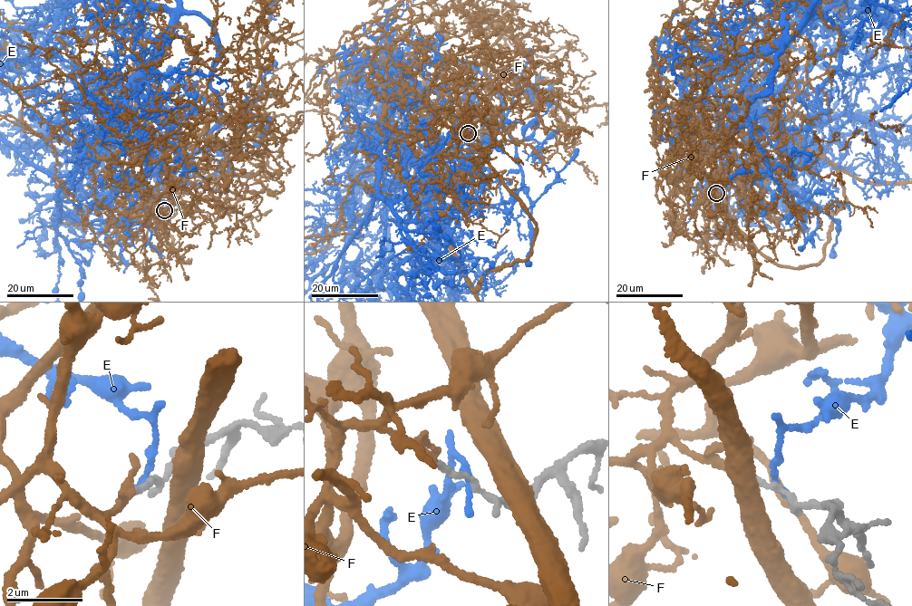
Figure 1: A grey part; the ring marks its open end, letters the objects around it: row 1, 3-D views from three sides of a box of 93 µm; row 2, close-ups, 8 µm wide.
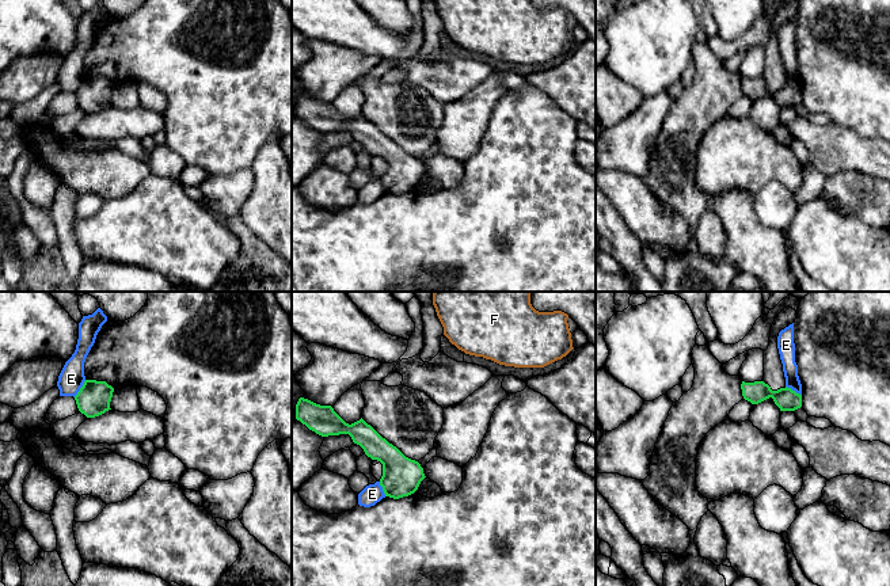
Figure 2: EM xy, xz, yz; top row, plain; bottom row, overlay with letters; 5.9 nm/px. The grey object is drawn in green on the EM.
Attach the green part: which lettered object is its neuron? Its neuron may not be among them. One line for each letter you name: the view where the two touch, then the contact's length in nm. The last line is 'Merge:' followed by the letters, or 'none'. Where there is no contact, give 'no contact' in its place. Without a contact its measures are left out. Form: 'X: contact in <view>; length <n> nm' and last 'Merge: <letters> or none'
F: no contact
Merge: F

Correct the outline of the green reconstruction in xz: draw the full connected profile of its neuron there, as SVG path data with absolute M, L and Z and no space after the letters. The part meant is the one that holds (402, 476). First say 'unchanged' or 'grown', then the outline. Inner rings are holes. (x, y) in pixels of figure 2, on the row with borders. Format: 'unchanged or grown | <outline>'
unchanged | M300 397L296 404L296 419L322 437L349 434L368 457L383 464L380 486L385 496L408 496L426 477L418 461L406 457L362 418L349 425L331 406L320 406Z

